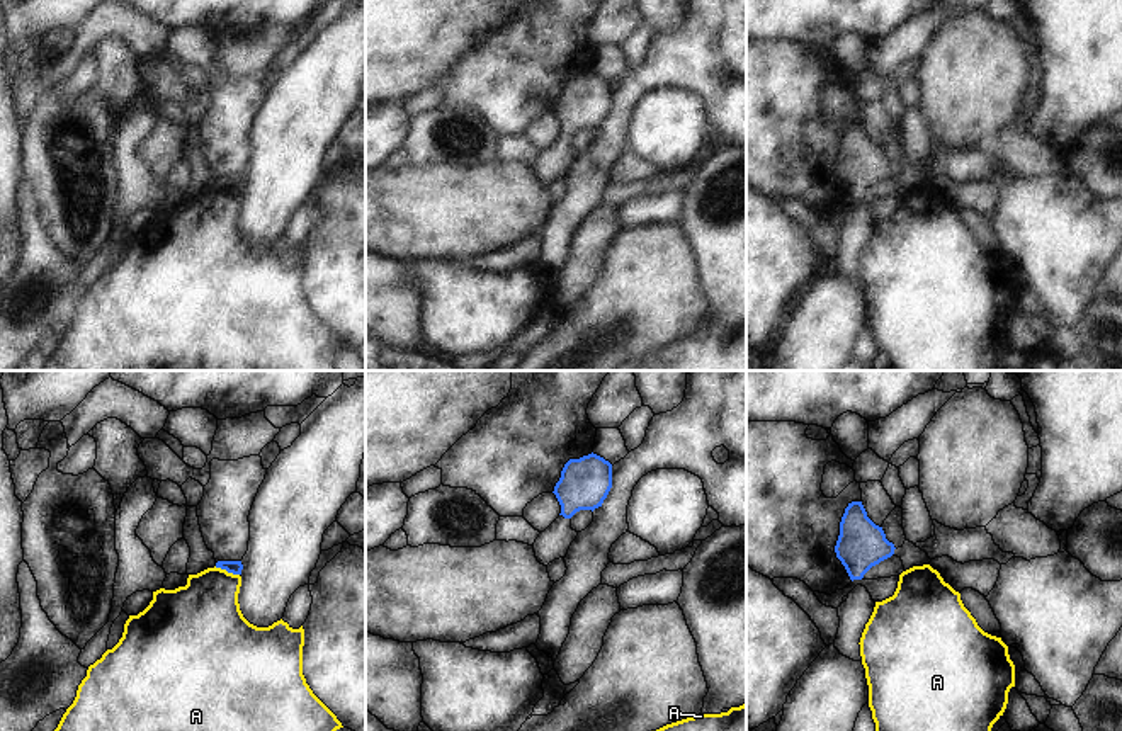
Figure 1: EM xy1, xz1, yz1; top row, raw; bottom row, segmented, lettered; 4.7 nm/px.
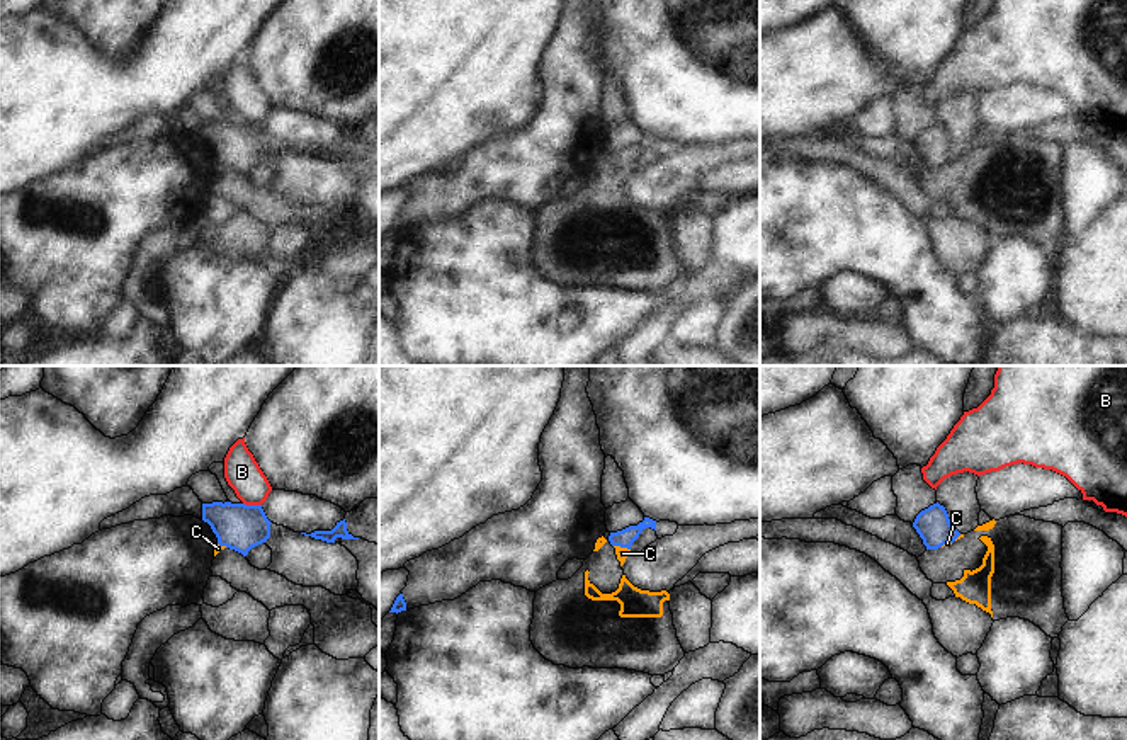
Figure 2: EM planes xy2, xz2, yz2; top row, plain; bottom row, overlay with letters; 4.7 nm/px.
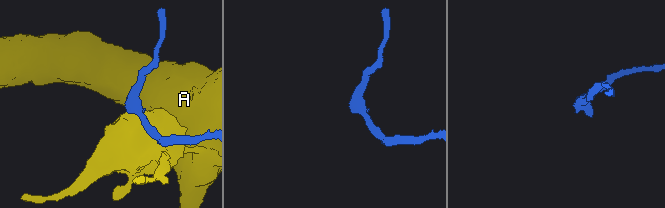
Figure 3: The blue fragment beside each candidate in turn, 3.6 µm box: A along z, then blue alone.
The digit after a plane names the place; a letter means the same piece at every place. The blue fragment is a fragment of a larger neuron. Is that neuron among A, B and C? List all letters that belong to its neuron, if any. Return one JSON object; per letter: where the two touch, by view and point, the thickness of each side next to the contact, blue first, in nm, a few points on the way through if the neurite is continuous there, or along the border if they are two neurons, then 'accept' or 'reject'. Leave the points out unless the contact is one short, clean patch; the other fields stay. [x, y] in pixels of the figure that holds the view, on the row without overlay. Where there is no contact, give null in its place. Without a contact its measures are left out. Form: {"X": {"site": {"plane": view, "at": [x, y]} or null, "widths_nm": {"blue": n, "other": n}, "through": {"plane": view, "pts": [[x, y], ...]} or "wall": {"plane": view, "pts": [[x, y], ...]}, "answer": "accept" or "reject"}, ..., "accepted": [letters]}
{"A": {"site": {"plane": "xy1", "at": [226, 189]}, "widths_nm": {"blue": 60, "other": 340}, "wall": {"plane": "xy1", "pts": [[215, 186], [238, 194]]}, "answer": "reject"}, "B": {"site": {"plane": "xy2", "at": [252, 125]}, "widths_nm": {"blue": 220, "other": 170}, "wall": {"plane": "xy2", "pts": [[243, 121], [260, 125]]}, "answer": "reject"}, "C": {"site": {"plane": "xz2", "at": [622, 165]}, "widths_nm": {"blue": 90, "other": 60}, "wall": {"plane": "xz2", "pts": [[614, 164], [629, 169]]}, "answer": "reject"}, "accepted": []}

